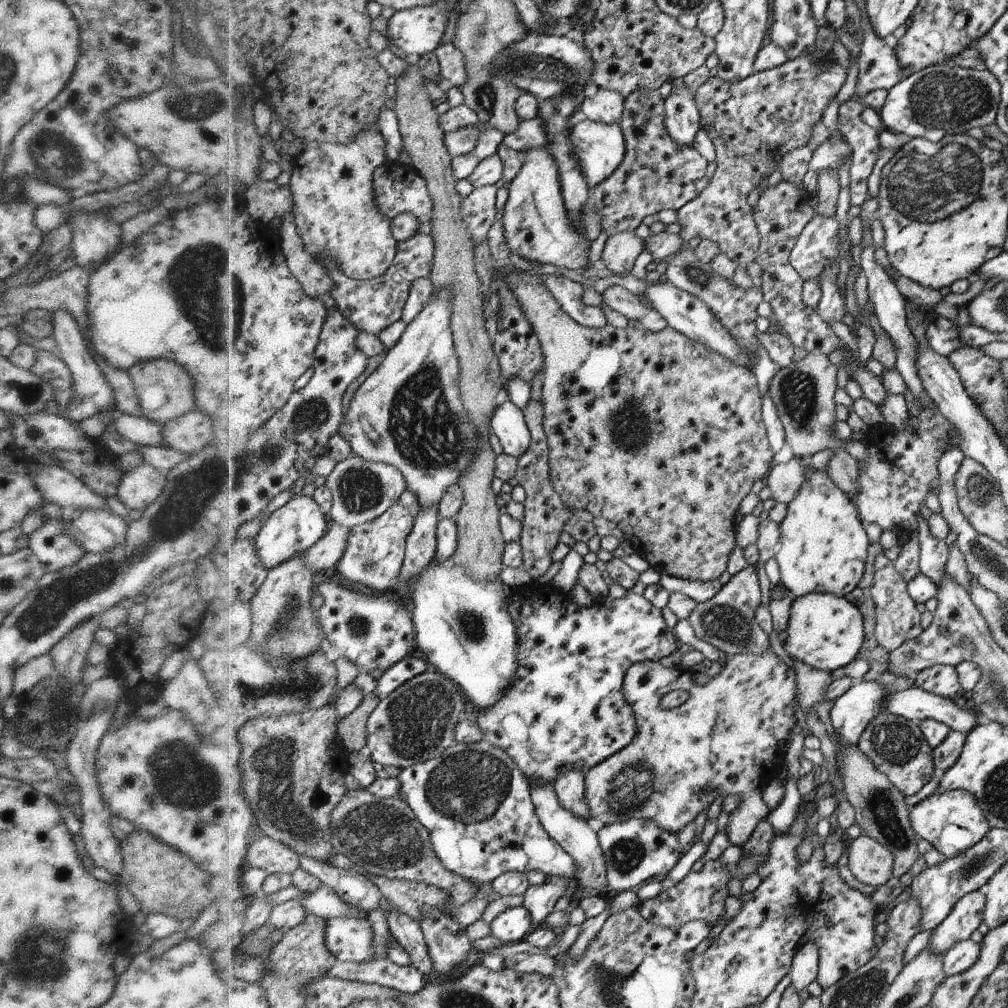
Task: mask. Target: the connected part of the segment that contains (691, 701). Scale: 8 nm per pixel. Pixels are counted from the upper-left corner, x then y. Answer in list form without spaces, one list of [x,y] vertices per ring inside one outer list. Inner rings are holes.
[[[764,650],[762,653],[739,653],[736,655],[726,655],[726,665],[720,670],[720,674],[716,674],[706,685],[698,685],[694,681],[693,672],[682,666],[666,668],[659,661],[643,661],[631,666],[628,672],[628,682],[623,682],[623,686],[628,686],[628,702],[632,702],[635,714],[640,714],[640,738],[636,738],[636,742],[632,742],[632,746],[628,746],[612,757],[601,761],[598,765],[588,770],[586,775],[586,800],[590,810],[592,823],[597,827],[604,825],[612,825],[628,820],[641,819],[653,821],[662,831],[672,835],[678,835],[686,824],[690,824],[696,816],[700,815],[702,810],[709,808],[718,796],[736,796],[741,799],[739,806],[730,814],[729,822],[725,828],[726,836],[730,845],[742,846],[750,839],[756,826],[760,820],[766,818],[769,814],[769,809],[763,800],[763,791],[769,786],[772,780],[778,778],[787,765],[785,762],[786,747],[791,738],[791,731],[797,724],[795,718],[794,707],[796,702],[794,699],[798,696],[797,683],[795,682],[795,671],[792,667],[788,667],[780,658],[771,650]],[[684,690],[688,692],[690,698],[680,707],[671,710],[662,710],[659,706],[661,698],[673,691]]]

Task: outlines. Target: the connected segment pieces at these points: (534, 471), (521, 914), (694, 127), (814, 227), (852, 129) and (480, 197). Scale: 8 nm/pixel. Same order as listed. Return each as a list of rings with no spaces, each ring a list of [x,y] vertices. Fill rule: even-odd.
[[[530,399],[523,409],[525,422],[531,433],[531,444],[528,451],[517,459],[515,478],[518,485],[525,491],[523,501],[524,515],[520,540],[523,553],[522,568],[532,577],[538,579],[546,574],[553,563],[552,554],[559,543],[565,523],[576,516],[565,506],[564,500],[554,491],[550,481],[549,470],[549,443],[543,428],[543,409],[541,402]]]
[[[526,907],[508,908],[490,923],[491,936],[502,945],[519,943],[532,932],[531,914]]]
[[[688,86],[673,87],[665,103],[667,130],[671,138],[682,145],[692,145],[701,129],[695,94]]]
[[[815,215],[793,247],[789,260],[803,281],[818,281],[828,265],[839,260],[839,224],[834,217]]]
[[[857,98],[840,104],[839,128],[850,144],[853,154],[849,169],[849,196],[851,206],[861,206],[868,198],[868,177],[872,174],[878,158],[878,132],[861,120],[866,106]]]
[[[495,185],[475,188],[463,200],[463,220],[474,245],[486,241],[490,228],[494,225],[494,220],[496,220],[496,190],[498,188]]]

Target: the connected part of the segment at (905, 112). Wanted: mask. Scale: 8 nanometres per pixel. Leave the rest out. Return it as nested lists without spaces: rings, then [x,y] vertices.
[[[948,62],[910,73],[888,92],[886,103],[878,112],[882,128],[908,134],[912,139],[924,137],[934,141],[946,134],[967,134],[974,128],[993,127],[1002,101],[1002,86],[991,71],[983,67],[953,67]]]

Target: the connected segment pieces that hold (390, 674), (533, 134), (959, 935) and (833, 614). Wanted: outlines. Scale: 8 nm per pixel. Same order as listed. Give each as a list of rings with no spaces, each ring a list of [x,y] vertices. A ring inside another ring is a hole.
[[[420,652],[407,657],[383,674],[379,680],[379,688],[376,690],[377,696],[388,697],[398,688],[425,674],[431,668],[428,660]]]
[[[537,116],[531,120],[520,120],[518,129],[505,135],[502,145],[515,151],[526,152],[529,149],[546,147],[550,142],[545,120]]]
[[[983,890],[966,894],[948,914],[944,922],[929,939],[929,946],[935,952],[944,954],[961,941],[970,939],[970,934],[982,924],[987,898]]]
[[[809,593],[793,601],[784,648],[790,657],[803,664],[832,673],[859,657],[866,641],[864,624],[858,606],[845,597],[831,593]]]

